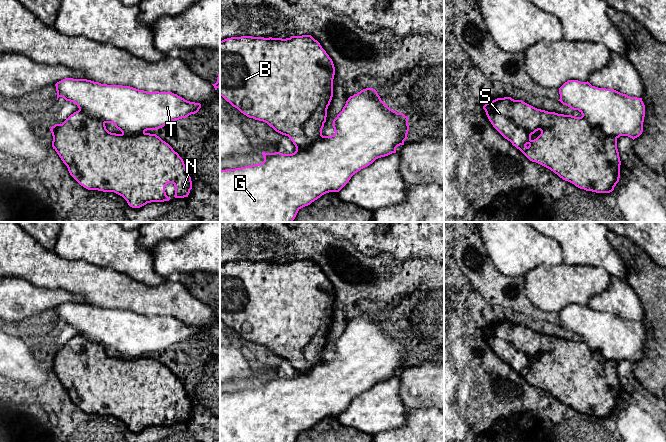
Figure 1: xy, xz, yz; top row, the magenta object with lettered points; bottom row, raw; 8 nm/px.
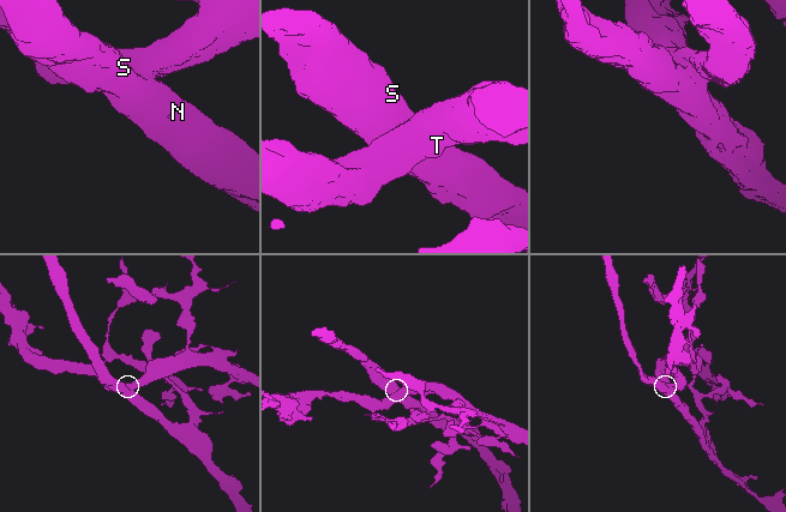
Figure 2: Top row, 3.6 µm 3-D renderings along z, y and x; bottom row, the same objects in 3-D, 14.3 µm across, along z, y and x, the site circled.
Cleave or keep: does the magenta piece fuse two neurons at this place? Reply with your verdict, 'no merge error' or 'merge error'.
merge error

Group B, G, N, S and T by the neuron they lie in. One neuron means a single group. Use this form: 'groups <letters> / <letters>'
groups B N S / G T

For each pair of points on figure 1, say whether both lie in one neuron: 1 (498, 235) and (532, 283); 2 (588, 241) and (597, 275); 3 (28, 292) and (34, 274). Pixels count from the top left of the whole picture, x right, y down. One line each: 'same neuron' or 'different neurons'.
1: different neurons
2: different neurons
3: different neurons

